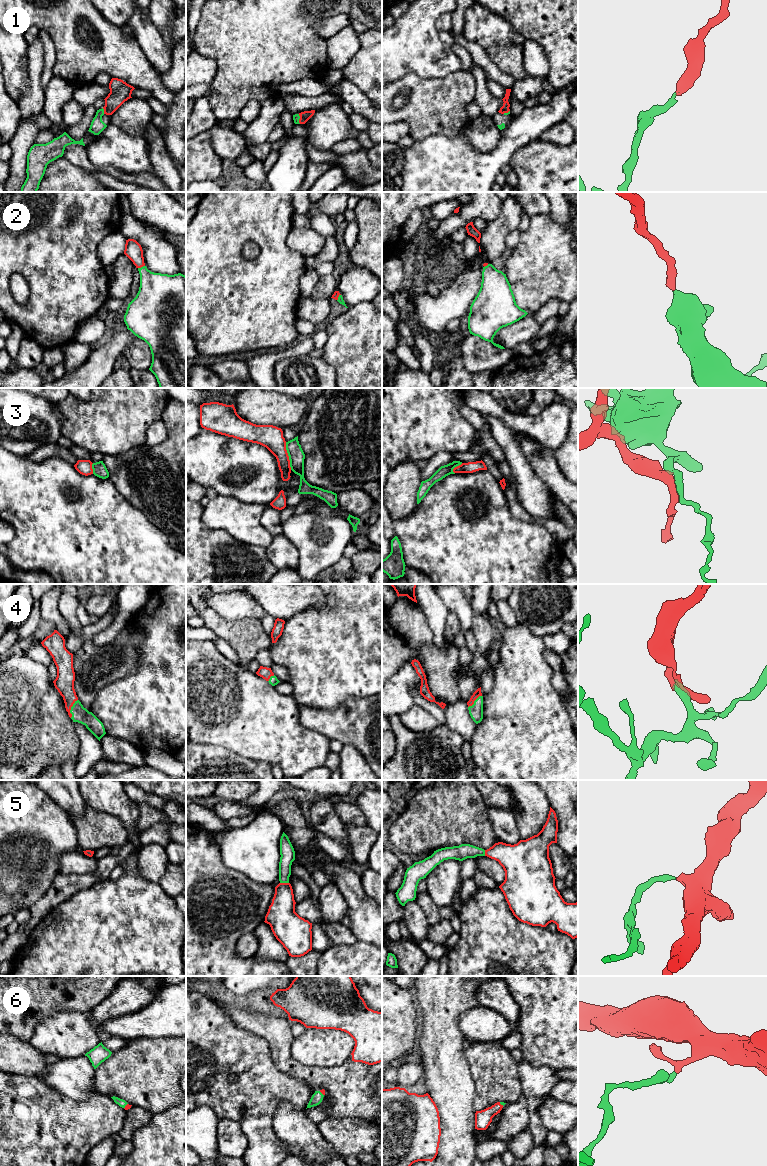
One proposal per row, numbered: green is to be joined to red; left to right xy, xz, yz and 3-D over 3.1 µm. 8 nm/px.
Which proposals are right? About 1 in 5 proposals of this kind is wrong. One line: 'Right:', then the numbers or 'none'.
Right: 1, 2, 3, 4, 5, 6

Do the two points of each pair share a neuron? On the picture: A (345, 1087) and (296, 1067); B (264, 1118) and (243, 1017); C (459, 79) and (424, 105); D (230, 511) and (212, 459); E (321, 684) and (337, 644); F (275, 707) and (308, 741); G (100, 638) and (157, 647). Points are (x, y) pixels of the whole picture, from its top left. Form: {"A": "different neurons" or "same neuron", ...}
{"A": "same neuron", "B": "different neurons", "C": "same neuron", "D": "different neurons", "E": "same neuron", "F": "same neuron", "G": "different neurons"}

